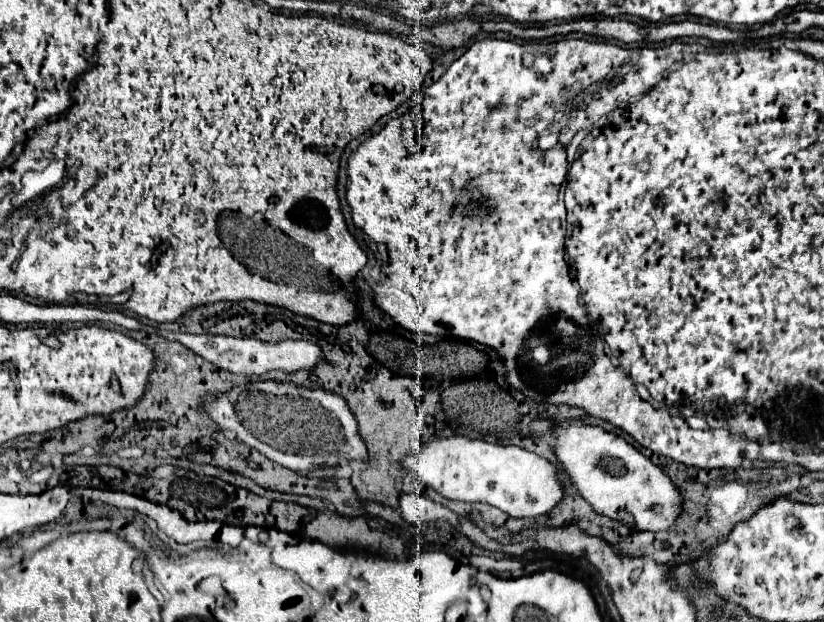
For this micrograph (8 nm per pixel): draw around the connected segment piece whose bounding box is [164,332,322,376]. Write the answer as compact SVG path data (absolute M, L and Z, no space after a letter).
M166 332L164 338L168 340L180 340L184 346L188 346L194 354L202 356L204 360L236 372L236 374L266 374L270 370L286 370L294 372L300 368L312 370L318 360L322 358L320 346L304 340L280 340L280 342L262 342L256 338L234 338L234 336L224 336L224 334L186 334L186 332Z

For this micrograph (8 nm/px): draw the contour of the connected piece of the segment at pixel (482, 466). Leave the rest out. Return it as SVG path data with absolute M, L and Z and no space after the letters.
M468 436L436 438L414 454L402 458L402 470L416 476L428 488L434 488L444 498L466 502L488 502L508 516L540 516L548 514L562 498L556 466L518 446L500 446Z

